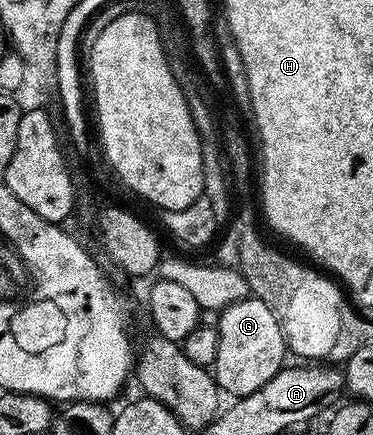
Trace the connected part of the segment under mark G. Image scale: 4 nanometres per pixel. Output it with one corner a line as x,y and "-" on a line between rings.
247,298
223,308
217,313
216,320
218,349
212,375
218,381
219,389
223,393
231,392
234,398
260,390
268,378
283,368
282,359
288,351
278,316
264,301

